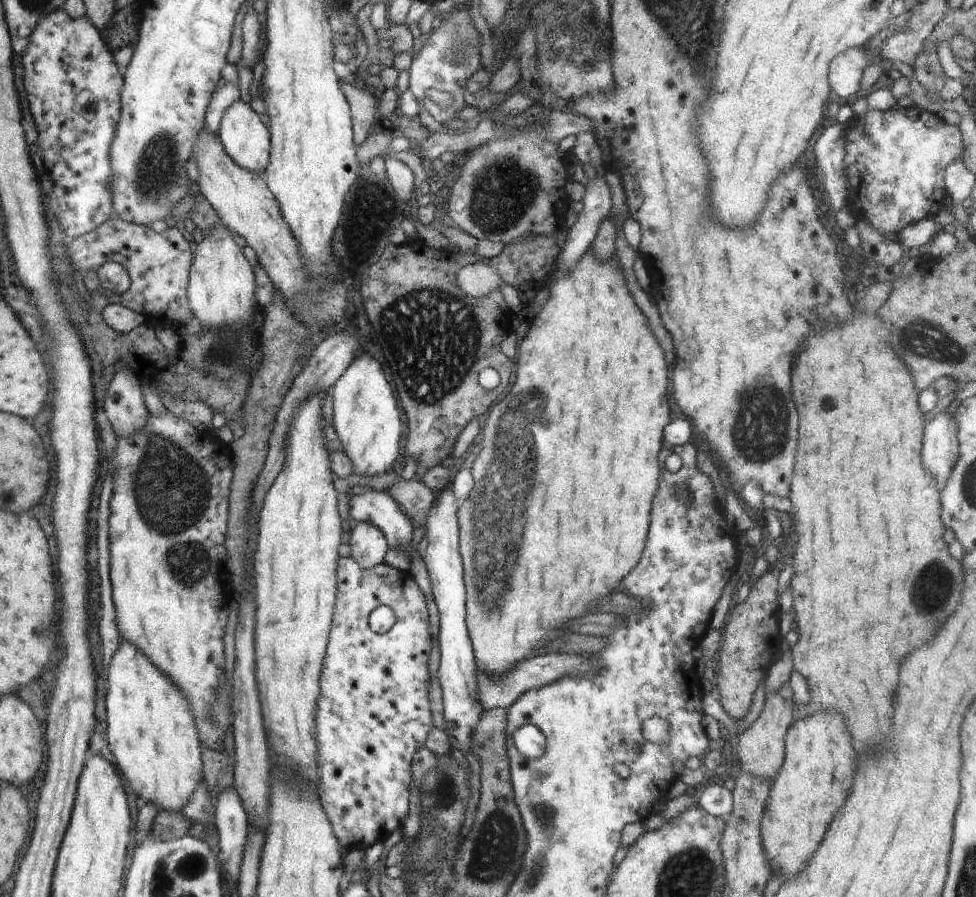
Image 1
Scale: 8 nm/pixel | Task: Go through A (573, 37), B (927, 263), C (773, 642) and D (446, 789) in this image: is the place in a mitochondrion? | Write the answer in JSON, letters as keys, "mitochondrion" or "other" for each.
{"A":"mitochondrion","B":"other","C":"other","D":"mitochondrion"}

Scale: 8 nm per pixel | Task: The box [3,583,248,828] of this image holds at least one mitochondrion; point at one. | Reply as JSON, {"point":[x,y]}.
{"point":[39,633]}

